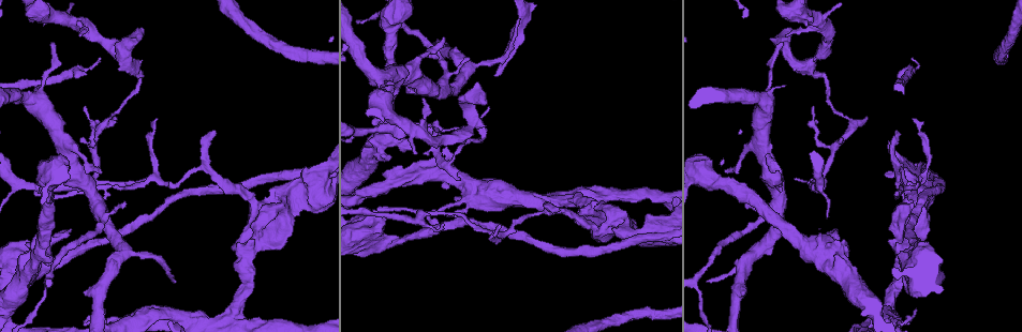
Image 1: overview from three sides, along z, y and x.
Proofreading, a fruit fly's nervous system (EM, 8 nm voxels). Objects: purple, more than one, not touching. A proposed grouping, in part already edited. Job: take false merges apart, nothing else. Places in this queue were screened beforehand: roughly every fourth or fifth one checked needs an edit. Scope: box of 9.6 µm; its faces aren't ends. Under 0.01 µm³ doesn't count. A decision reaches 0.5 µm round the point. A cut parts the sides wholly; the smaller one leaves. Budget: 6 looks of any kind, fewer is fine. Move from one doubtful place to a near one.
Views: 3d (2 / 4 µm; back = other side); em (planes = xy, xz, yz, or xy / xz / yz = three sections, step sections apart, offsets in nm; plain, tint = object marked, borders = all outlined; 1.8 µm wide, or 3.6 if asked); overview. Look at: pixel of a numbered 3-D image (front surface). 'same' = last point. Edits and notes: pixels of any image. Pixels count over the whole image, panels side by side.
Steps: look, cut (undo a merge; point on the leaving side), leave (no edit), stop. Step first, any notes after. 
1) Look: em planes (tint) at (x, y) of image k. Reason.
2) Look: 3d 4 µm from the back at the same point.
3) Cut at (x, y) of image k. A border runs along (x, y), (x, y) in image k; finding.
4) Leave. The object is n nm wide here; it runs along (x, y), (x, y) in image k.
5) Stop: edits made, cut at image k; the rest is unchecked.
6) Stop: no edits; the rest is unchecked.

Look: em 3.6 µm planes (tint) at (363, 228) of image 1. Sudden change in width.

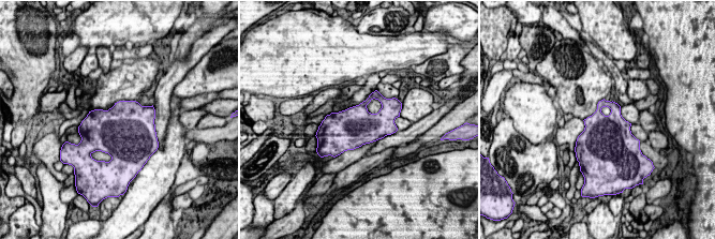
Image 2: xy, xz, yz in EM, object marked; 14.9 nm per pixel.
Leave. The object is 600 nm wide here; all the same cell.

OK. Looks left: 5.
Look: em xz step 4 (tint) at (38, 101) of image 1. Three arms meet.

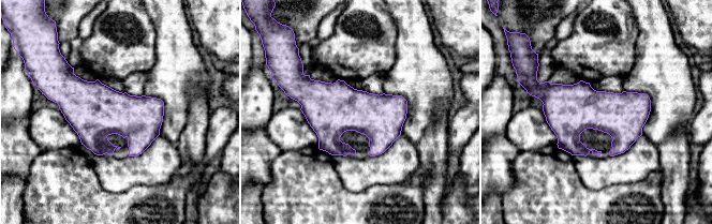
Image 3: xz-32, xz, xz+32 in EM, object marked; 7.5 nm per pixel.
Leave. Continuous, no second cell.

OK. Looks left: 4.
Look: 3d 4 µm at (97, 208) of image 1. Branch point.

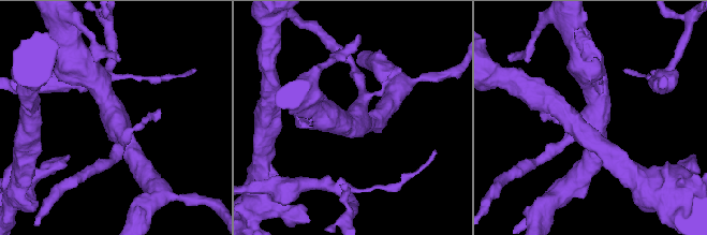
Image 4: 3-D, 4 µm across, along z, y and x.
Look: em xy step 8 (tint) at (115, 121) of image 4. Need the tissue.

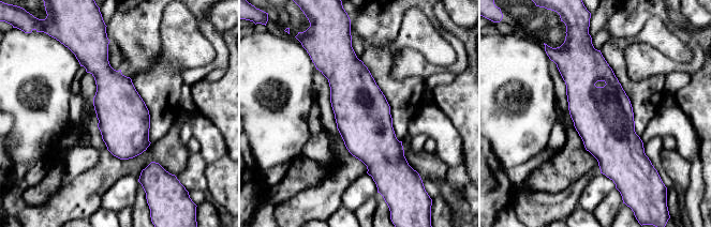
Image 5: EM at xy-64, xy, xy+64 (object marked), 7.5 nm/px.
Look: em planes (tint) at the same point.

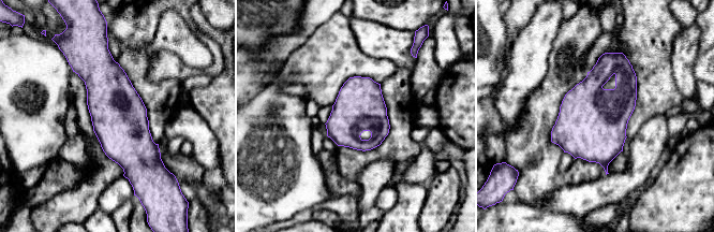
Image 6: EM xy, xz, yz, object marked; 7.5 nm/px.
Leave. All the same cell.

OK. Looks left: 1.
Stop: no edits; the rest is unchecked.

